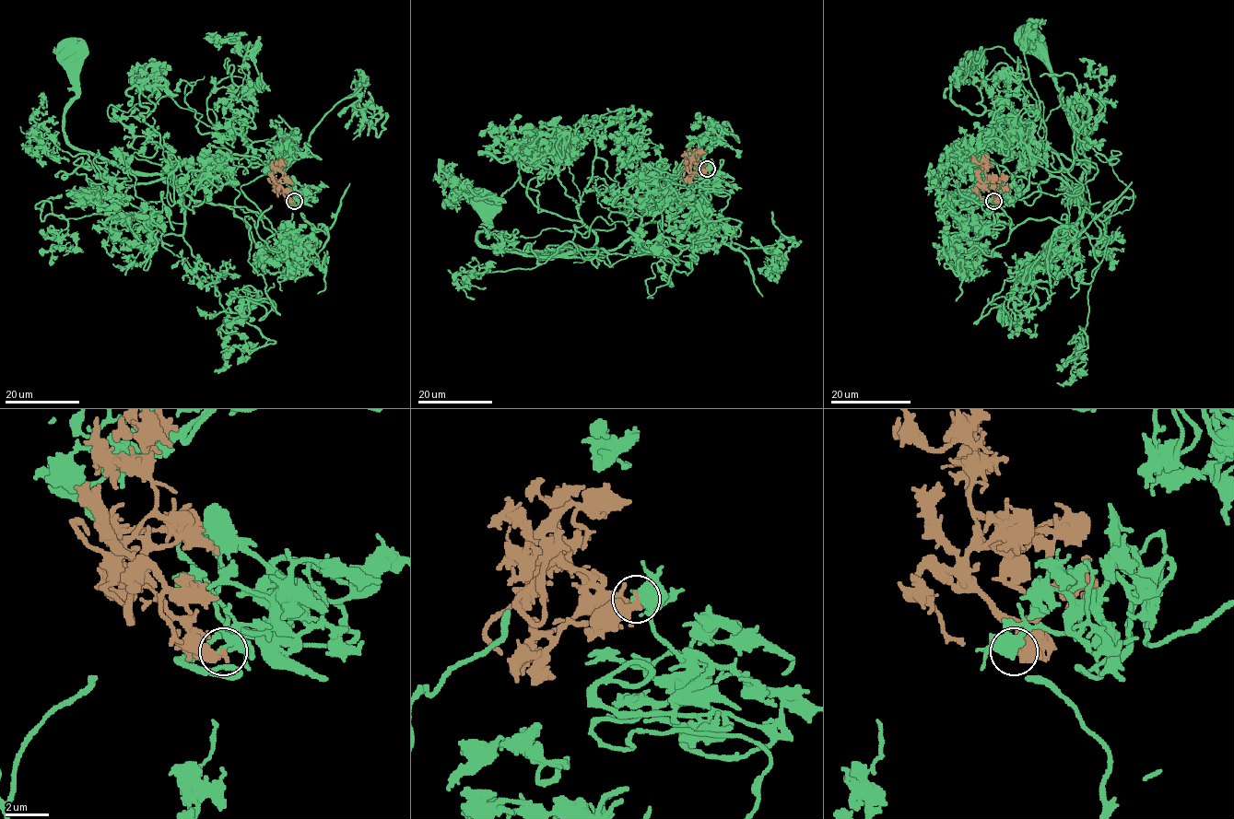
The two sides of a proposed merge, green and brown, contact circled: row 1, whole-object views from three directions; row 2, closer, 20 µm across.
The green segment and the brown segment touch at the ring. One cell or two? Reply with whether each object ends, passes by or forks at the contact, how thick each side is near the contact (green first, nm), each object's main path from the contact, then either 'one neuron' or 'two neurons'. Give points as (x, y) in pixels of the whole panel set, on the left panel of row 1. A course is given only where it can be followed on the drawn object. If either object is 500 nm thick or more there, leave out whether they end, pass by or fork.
green forks | brown passes by | 300/320 nm | green via (294, 201), (317, 198), (296, 195), (255, 157), (135, 175), (77, 150), (64, 130), (76, 96), (71, 50) | brown via (294, 201), (279, 189), (277, 181), (286, 181), (280, 186), (285, 200) | one neuron

